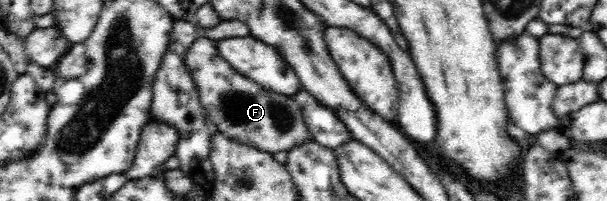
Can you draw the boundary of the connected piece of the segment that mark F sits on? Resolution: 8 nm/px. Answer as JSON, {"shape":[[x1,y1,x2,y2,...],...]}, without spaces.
{"shape":[[201,37,195,39,185,53,183,64,191,72,193,86,199,94,199,104,214,131,270,154,289,151,291,147,297,147,299,143,309,139,309,130,303,121,301,108,297,102,293,102,293,97,266,90,235,71,221,57,215,40]]}

